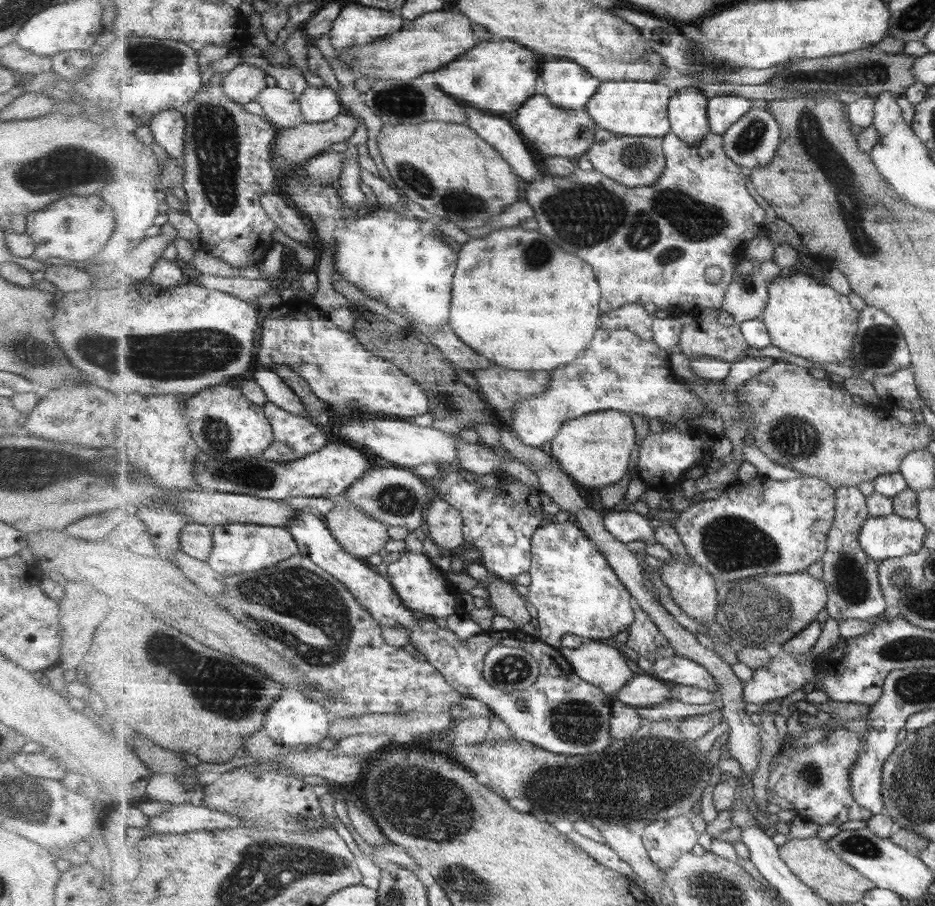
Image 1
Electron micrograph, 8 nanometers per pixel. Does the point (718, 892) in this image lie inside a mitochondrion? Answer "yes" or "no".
yes

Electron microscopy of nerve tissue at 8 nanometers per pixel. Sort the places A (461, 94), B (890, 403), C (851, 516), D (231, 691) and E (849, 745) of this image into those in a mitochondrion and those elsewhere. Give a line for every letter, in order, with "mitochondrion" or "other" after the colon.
A: other
B: other
C: other
D: mitochondrion
E: other

